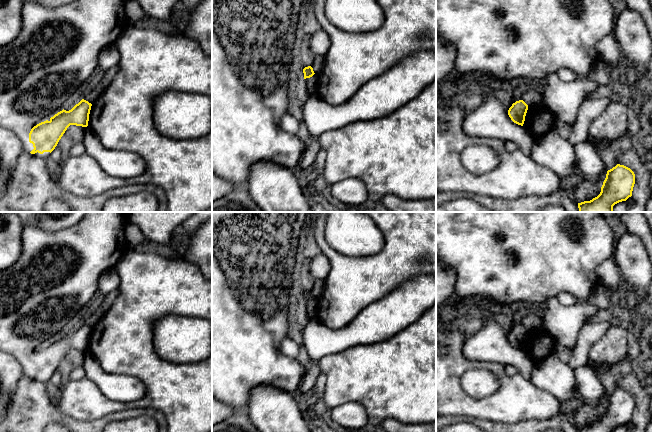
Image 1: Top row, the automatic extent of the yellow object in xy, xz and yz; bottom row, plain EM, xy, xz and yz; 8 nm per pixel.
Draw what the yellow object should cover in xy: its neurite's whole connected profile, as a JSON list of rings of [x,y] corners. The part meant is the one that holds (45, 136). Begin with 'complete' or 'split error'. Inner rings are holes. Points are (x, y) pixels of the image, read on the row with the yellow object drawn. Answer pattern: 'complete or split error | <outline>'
split error | [[[22,0],[22,29],[21,29],[19,35],[17,36],[17,38],[12,43],[10,43],[6,46],[0,47],[0,128],[12,130],[19,137],[19,139],[22,141],[24,152],[33,154],[37,157],[41,157],[41,158],[47,160],[50,157],[50,153],[55,149],[59,140],[61,139],[61,137],[63,136],[63,134],[65,133],[65,131],[67,130],[67,128],[70,125],[76,125],[76,126],[82,126],[82,127],[88,126],[89,114],[90,114],[90,110],[91,110],[91,106],[92,106],[91,103],[82,99],[78,104],[76,104],[69,111],[66,111],[64,109],[64,106],[67,102],[70,101],[70,97],[72,96],[72,94],[75,93],[82,86],[82,84],[93,74],[93,72],[98,69],[98,58],[99,58],[99,55],[102,52],[102,50],[109,47],[110,45],[114,44],[115,40],[122,33],[124,33],[124,31],[130,25],[130,21],[127,18],[126,11],[125,11],[126,1],[127,0],[75,0],[67,5],[63,5],[63,6],[56,7],[56,8],[49,8],[49,7],[43,6],[42,4],[38,3],[36,0]]]

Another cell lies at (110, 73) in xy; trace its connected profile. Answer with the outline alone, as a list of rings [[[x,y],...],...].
[[[119,64],[111,67],[107,71],[105,71],[105,74],[99,84],[87,95],[84,95],[82,99],[88,101],[89,103],[93,104],[93,102],[98,98],[98,96],[101,94],[101,92],[110,84],[110,82],[113,80],[114,76],[117,74],[119,70]]]

